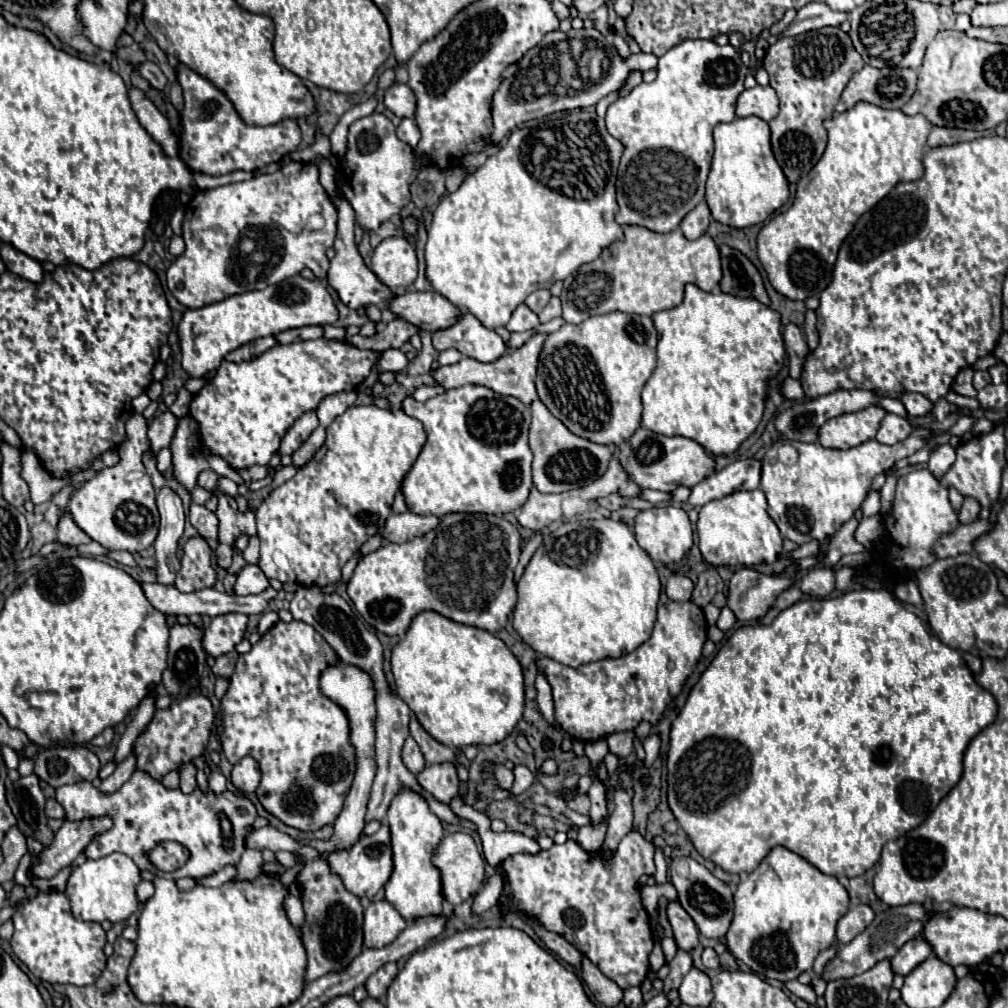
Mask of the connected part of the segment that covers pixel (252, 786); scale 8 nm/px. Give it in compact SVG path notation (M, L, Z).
M252 756L242 758L238 764L234 764L232 770L232 782L238 790L252 794L260 784L260 766Z

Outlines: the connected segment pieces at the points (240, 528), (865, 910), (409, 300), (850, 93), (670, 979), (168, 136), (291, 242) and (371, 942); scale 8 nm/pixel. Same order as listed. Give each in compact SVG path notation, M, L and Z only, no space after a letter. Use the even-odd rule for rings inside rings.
M216 494L218 498L218 508L216 508L216 516L220 522L218 528L218 548L216 548L216 558L218 558L218 566L220 568L230 568L232 564L232 546L236 542L238 536L242 534L257 534L255 513L240 512L238 504L232 496L228 494Z
M860 904L860 906L850 908L848 914L838 922L838 930L836 930L838 942L842 942L842 944L852 942L854 936L858 936L872 920L874 920L874 912L870 906Z
M404 290L392 302L390 308L396 316L428 332L450 328L462 316L462 310L438 292Z
M864 66L856 72L842 92L846 108L864 100L880 108L902 108L916 92L916 70L892 68L882 72L872 66Z
M678 950L676 956L668 962L668 966L670 966L670 974L664 980L664 992L670 992L670 990L674 990L674 988L680 986L684 974L692 968L692 958L690 958L688 952Z
M132 86L128 90L128 98L130 98L132 110L136 112L136 118L150 132L150 136L154 136L154 140L162 146L164 154L178 156L178 142L170 132L168 120L158 112L158 108L144 96L144 92L140 88Z
M292 160L272 174L254 176L252 180L226 184L216 190L200 190L186 206L182 224L186 250L166 272L168 290L186 308L202 308L234 294L264 290L266 284L278 284L296 276L302 268L310 268L316 278L326 278L326 250L334 244L336 220L336 206L318 180L318 166L310 162ZM312 214L324 216L326 224L322 230L308 232L302 228ZM254 250L262 252L256 266L250 260Z
M372 902L364 910L364 946L366 948L384 948L396 940L396 936L406 928L406 920L398 910L386 902Z

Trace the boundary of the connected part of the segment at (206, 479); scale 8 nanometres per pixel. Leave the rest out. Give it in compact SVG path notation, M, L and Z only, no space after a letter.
M202 470L200 476L198 476L198 484L200 484L204 490L212 492L212 494L216 494L218 480L220 480L220 474L216 474L214 470Z

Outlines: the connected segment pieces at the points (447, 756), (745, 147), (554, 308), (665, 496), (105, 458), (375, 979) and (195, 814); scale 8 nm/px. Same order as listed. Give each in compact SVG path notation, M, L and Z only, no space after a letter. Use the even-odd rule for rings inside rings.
M410 716L410 736L418 742L424 758L426 758L426 766L430 764L438 764L438 760L450 760L454 762L456 750L454 748L446 748L444 744L438 744L438 740L434 740L416 720L416 716Z
M746 116L734 118L728 124L718 124L714 128L714 144L712 170L706 180L706 202L720 224L734 228L762 224L774 210L786 204L790 196L788 180L774 160L768 122L758 116Z
M552 298L550 300L550 304L538 314L538 318L540 318L540 322L548 322L548 320L552 320L552 318L556 318L556 316L560 316L560 298Z
M644 490L644 500L652 502L652 504L658 504L658 502L668 502L671 500L671 493L663 492L659 490Z
M112 450L112 452L102 454L102 456L92 464L92 470L102 470L102 468L108 468L108 466L116 466L118 462L120 462L120 456Z
M388 962L388 964L384 964L382 968L378 968L378 970L366 980L368 996L382 1000L382 998L386 996L386 990L388 990L388 986L392 984L392 980L394 980L396 974L398 974L396 962Z
M136 770L130 776L130 780L120 790L116 790L112 794L104 794L94 784L80 780L76 784L60 786L56 790L56 800L64 806L68 820L98 818L98 816L112 818L114 826L108 832L96 834L96 840L84 848L86 858L102 858L112 852L122 852L128 858L132 858L140 870L150 872L150 862L140 860L140 850L154 848L154 844L158 844L158 840L178 840L180 844L186 844L186 848L190 848L190 866L186 864L186 868L178 868L178 872L174 872L174 874L158 872L160 878L164 876L170 880L178 880L184 876L200 880L204 876L214 874L216 868L220 870L226 864L238 864L238 860L246 848L244 840L252 832L252 822L258 816L256 806L244 794L230 792L230 790L226 790L222 794L214 794L214 792L204 794L198 786L194 792L184 794L180 788L174 788L174 790L166 788L162 784L162 780L152 778L144 770ZM240 806L244 806L248 810L248 814L240 814L238 812ZM216 812L224 812L234 826L234 850L232 852L226 852L222 848L222 836L218 830Z

